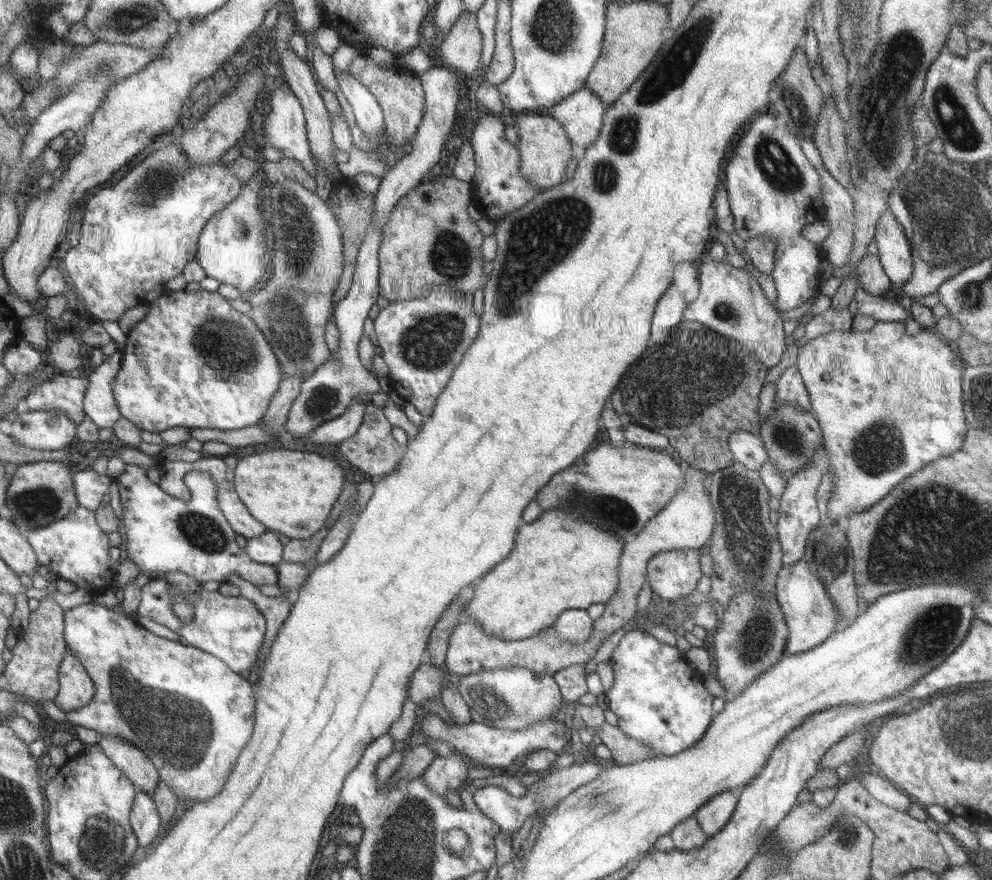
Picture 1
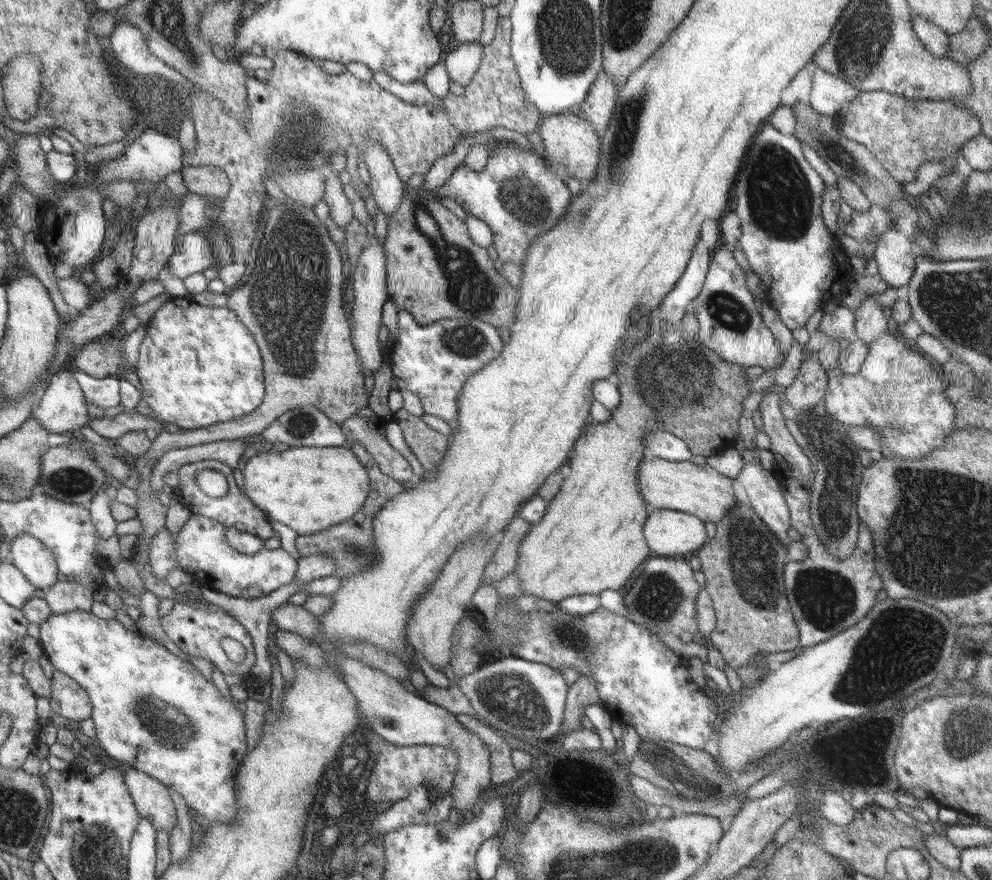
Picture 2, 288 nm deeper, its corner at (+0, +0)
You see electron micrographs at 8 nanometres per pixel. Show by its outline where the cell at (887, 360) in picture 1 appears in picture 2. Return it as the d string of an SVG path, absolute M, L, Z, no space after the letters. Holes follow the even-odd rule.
M883 334L875 342L869 344L867 356L861 364L859 374L845 376L839 368L827 372L829 380L825 386L825 396L821 400L829 418L839 420L847 428L853 426L869 426L879 434L881 454L883 458L901 458L901 460L921 460L921 456L929 456L931 450L941 448L951 432L955 432L955 410L945 400L943 392L947 388L947 380L943 380L943 372L939 366L929 362L929 356L919 354L913 346L909 346L897 334Z

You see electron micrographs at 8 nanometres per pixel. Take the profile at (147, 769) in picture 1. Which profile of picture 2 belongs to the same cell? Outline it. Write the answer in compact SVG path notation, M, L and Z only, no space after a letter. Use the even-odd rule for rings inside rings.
M129 766L123 768L123 778L139 816L147 818L155 830L171 832L173 826L177 826L171 790L165 788L165 784L161 784L153 776L147 776L145 772L139 772Z

